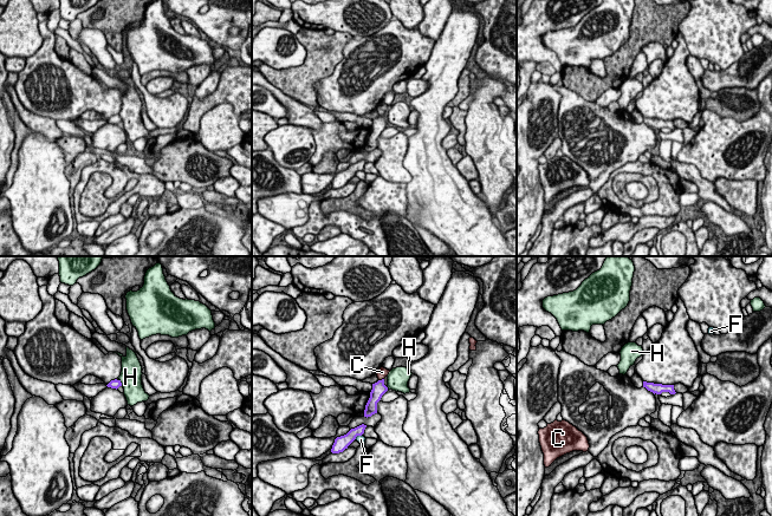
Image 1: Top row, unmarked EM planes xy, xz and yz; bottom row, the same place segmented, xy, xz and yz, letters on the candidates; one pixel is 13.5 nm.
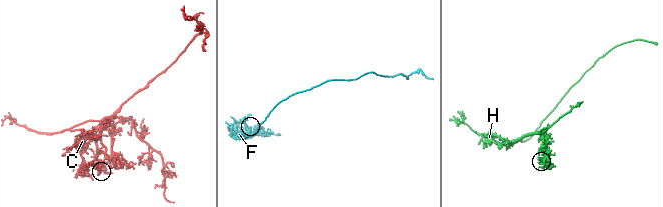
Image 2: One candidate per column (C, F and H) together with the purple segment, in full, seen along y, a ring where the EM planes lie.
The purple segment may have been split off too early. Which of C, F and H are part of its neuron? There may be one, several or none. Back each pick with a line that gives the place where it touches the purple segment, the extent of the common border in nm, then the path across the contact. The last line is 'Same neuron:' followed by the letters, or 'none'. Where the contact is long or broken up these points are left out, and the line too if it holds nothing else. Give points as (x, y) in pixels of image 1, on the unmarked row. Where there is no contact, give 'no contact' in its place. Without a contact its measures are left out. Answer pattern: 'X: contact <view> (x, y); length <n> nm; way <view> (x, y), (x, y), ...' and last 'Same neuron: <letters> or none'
Same neuron: none

